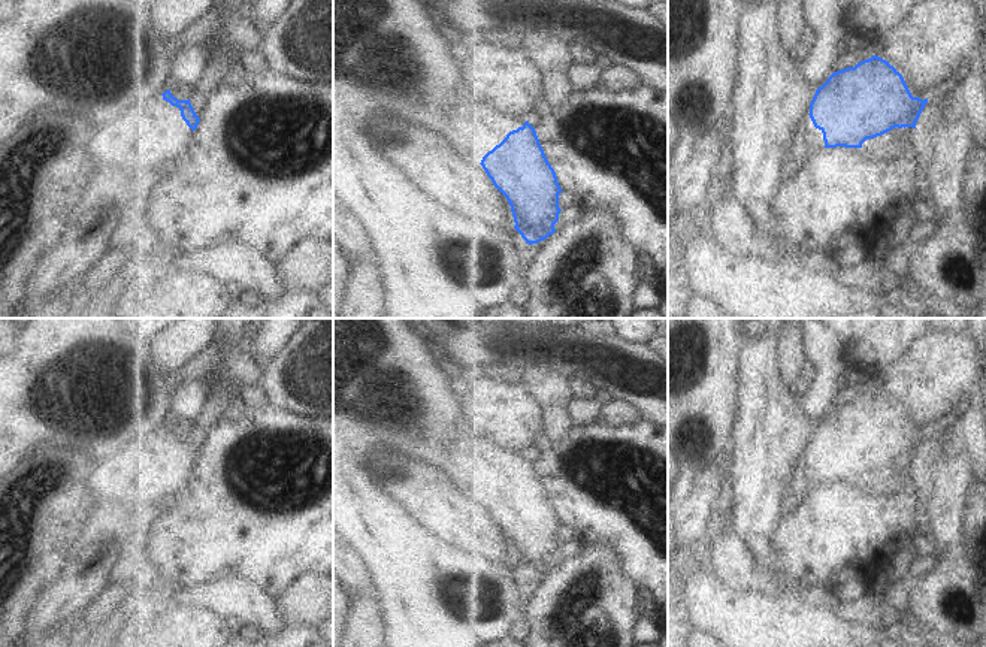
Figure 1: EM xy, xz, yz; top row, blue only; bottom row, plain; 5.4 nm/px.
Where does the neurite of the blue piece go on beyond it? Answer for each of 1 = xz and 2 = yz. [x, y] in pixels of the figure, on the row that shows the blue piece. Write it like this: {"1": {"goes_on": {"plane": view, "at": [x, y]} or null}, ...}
{"1": {"goes_on": {"plane": "xz", "at": [468, 118]}}, "2": {"goes_on": {"plane": "yz", "at": [810, 138]}}}

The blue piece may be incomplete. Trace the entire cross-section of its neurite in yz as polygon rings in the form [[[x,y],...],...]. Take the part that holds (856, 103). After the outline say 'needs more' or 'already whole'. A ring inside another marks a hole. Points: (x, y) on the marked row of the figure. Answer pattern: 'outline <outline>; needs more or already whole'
outline [[[872,55],[868,60],[858,63],[855,67],[847,67],[834,72],[828,81],[816,90],[816,94],[810,103],[810,114],[802,121],[802,129],[799,133],[799,149],[801,152],[808,152],[813,149],[825,148],[862,148],[866,139],[874,139],[881,136],[892,129],[916,129],[916,123],[928,103],[928,99],[922,100],[913,97],[902,75],[889,64],[889,61]]]; needs more

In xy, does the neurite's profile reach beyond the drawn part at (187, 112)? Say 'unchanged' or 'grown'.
grown

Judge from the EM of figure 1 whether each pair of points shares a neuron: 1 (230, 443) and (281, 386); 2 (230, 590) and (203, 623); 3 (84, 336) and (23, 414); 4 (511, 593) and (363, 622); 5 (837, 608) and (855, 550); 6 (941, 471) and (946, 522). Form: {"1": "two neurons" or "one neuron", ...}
{"1": "two neurons", "2": "two neurons", "3": "one neuron", "4": "two neurons", "5": "two neurons", "6": "one neuron"}

